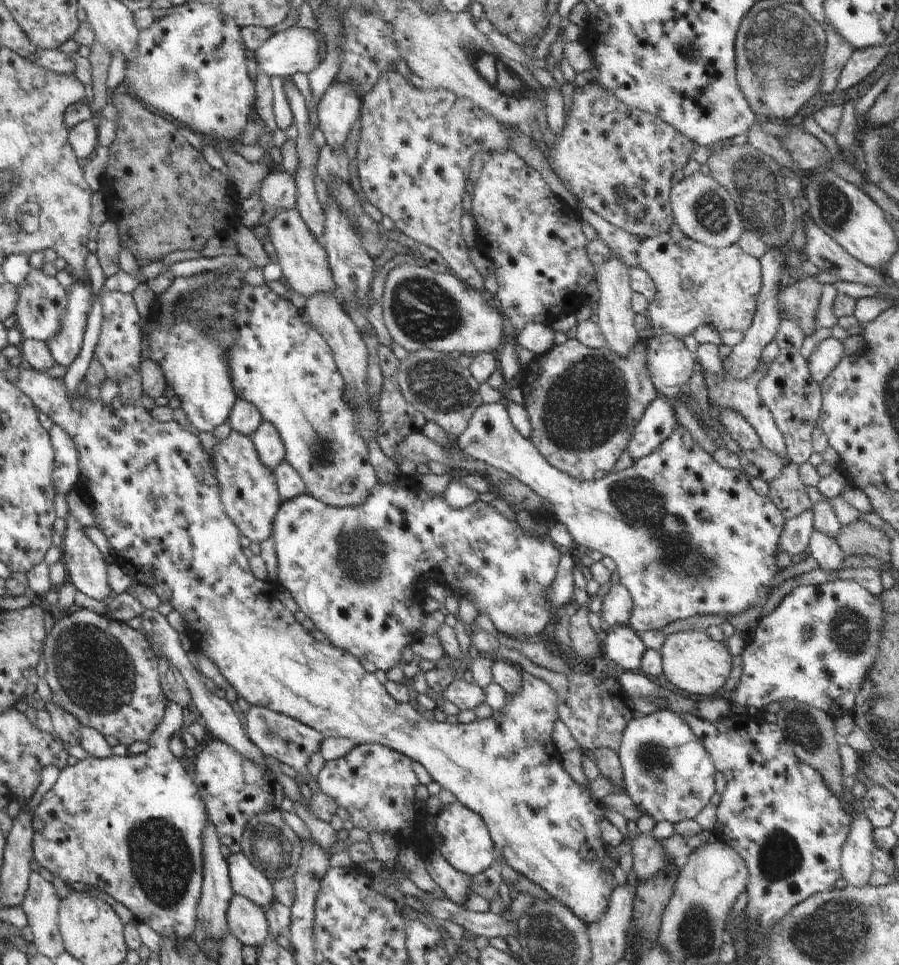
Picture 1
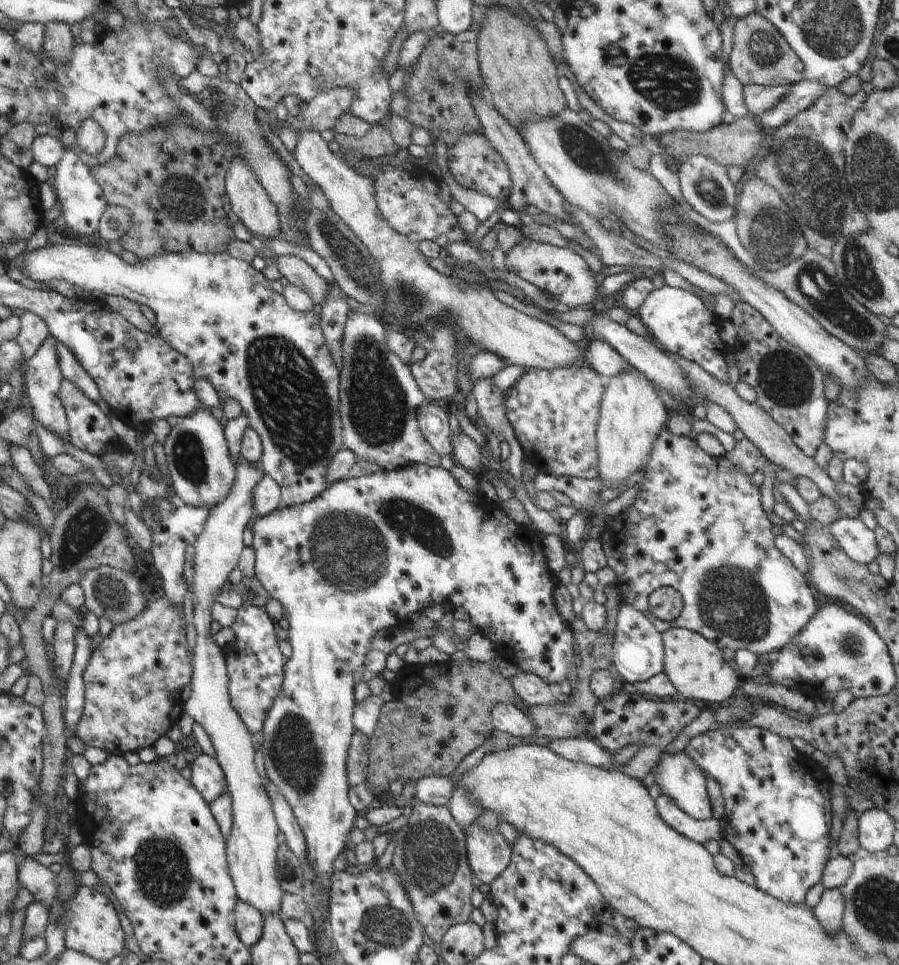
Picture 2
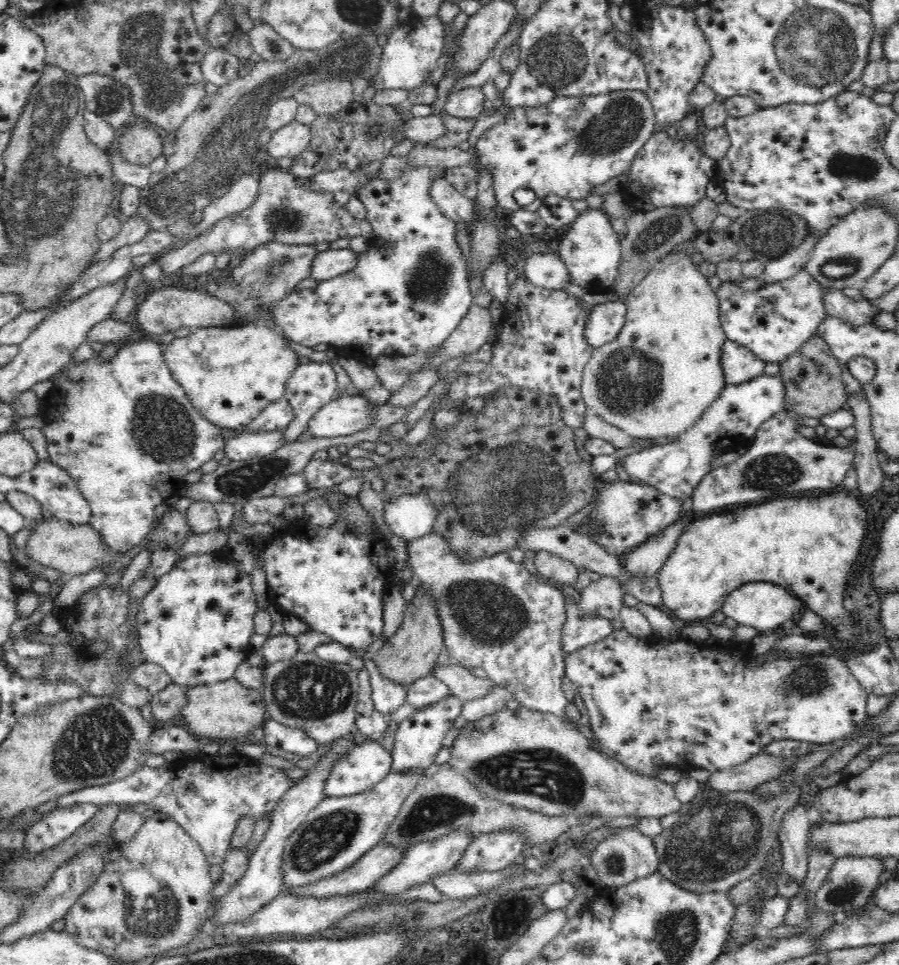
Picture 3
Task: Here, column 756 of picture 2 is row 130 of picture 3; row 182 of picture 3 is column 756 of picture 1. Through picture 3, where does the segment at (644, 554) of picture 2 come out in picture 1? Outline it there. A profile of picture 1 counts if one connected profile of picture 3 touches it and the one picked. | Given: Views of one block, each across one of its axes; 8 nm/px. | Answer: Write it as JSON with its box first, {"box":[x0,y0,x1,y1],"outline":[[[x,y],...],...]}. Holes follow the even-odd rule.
{"box":[456,403,786,632],"outline":[[[483,403],[474,412],[468,427],[457,438],[456,446],[460,452],[467,458],[478,460],[492,468],[506,472],[514,476],[521,484],[526,484],[540,500],[545,502],[545,506],[550,508],[550,514],[558,522],[564,524],[575,544],[596,550],[604,557],[610,557],[616,564],[615,572],[620,576],[620,584],[624,586],[632,598],[632,612],[627,625],[634,632],[646,632],[650,630],[660,630],[669,622],[682,620],[702,615],[739,615],[749,608],[762,606],[765,600],[770,596],[775,588],[770,586],[770,582],[780,572],[777,565],[776,555],[778,552],[778,542],[784,530],[786,519],[780,513],[780,510],[769,500],[769,498],[759,496],[750,486],[749,477],[742,470],[731,470],[722,468],[713,456],[708,454],[698,444],[699,433],[691,433],[681,426],[680,423],[672,433],[658,448],[648,456],[634,461],[634,464],[620,472],[611,472],[599,480],[584,481],[570,476],[568,472],[561,472],[548,464],[540,455],[540,452],[534,447],[529,439],[523,438],[520,432],[514,428],[504,403]]]}

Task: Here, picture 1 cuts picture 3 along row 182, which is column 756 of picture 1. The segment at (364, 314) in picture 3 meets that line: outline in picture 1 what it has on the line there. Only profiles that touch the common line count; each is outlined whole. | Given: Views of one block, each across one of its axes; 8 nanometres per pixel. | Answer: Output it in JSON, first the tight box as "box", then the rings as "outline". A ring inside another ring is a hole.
{"box":[705,364,787,456],"outline":[[[758,364],[758,368],[754,370],[754,374],[748,378],[748,380],[736,380],[732,376],[726,375],[726,378],[716,378],[712,374],[705,374],[705,388],[709,394],[710,405],[713,406],[713,412],[716,413],[721,407],[722,409],[731,409],[734,412],[738,412],[746,422],[748,422],[754,431],[758,434],[760,438],[760,444],[770,452],[778,454],[778,456],[787,456],[786,444],[784,443],[784,438],[782,432],[778,430],[777,425],[772,418],[772,414],[767,410],[766,406],[762,404],[760,396],[758,396],[758,382],[766,376],[768,371],[768,366],[766,364]]]}

